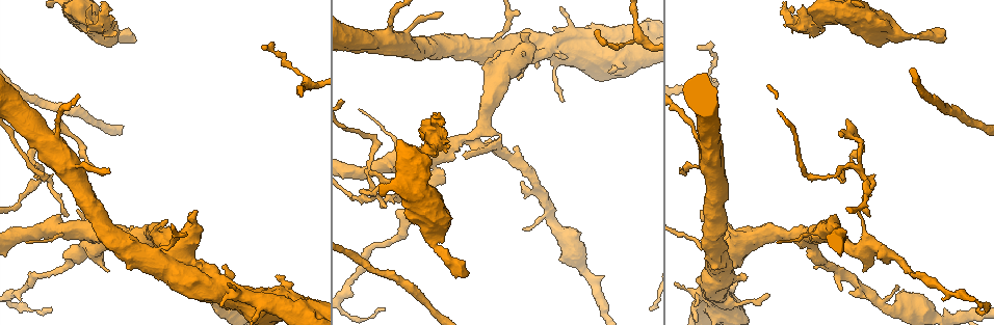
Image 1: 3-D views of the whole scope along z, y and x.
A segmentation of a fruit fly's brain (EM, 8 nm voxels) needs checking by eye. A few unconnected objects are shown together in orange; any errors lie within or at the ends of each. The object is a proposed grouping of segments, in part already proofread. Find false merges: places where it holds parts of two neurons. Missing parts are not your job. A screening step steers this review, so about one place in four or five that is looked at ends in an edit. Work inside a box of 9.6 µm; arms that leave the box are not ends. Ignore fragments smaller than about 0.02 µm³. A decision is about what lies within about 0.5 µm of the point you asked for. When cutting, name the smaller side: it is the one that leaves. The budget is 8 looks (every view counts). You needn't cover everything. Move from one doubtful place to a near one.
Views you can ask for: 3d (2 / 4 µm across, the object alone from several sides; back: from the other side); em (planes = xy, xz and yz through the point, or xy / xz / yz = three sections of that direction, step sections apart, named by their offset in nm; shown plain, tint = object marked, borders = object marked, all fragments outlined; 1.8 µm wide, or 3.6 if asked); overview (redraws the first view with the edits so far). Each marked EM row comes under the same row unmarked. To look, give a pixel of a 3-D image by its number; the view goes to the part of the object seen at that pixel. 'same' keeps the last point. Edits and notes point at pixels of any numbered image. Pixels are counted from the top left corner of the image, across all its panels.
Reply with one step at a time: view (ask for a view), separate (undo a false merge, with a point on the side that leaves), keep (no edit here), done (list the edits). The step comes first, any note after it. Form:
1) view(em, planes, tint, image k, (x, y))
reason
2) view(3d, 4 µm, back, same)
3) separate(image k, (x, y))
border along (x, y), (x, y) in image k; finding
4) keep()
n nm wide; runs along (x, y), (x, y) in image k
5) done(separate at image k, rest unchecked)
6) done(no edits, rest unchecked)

view(3d, 4 µm, image 1, (947, 292))
a narrow waist

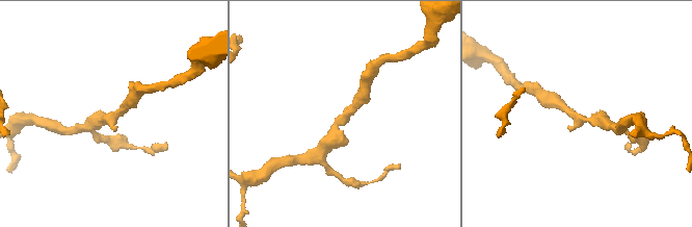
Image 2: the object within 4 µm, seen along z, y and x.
view(em, planes, tint, image 2, (348, 115))
shape alone is not enough

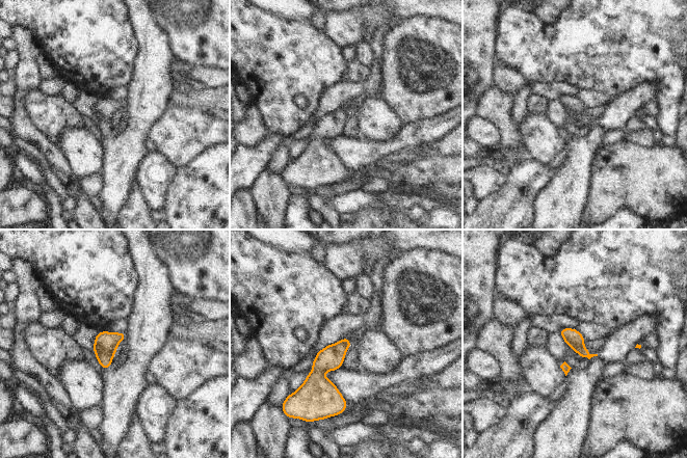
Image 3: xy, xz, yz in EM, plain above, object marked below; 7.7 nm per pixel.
keep()
one neuron here

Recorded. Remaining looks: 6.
view(em, planes, borders, image 1, (861, 167))
three-way junction

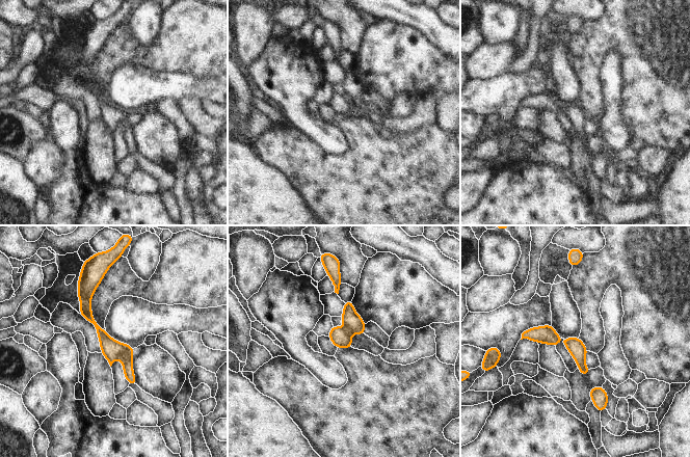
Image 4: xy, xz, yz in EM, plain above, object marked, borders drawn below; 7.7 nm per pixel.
separate(image 4, (127, 358))
border along (132, 352), (127, 352), (121, 358) in image 4; a second neuron is stuck on

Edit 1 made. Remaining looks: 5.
view(overview)

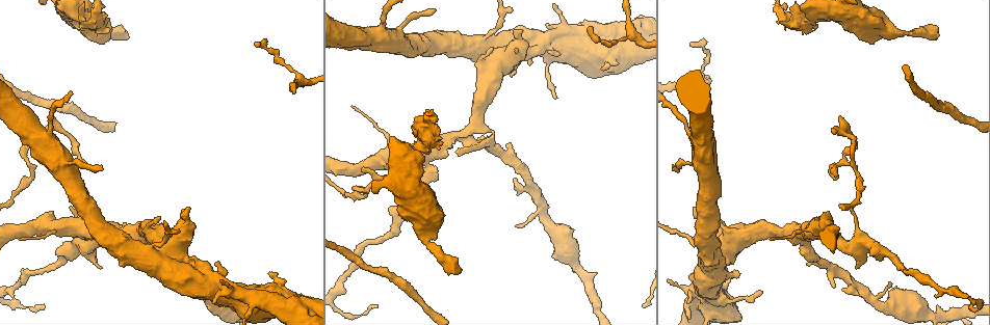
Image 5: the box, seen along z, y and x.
view(3d, 4 µm, back, image 5, (424, 154))
three-way junction

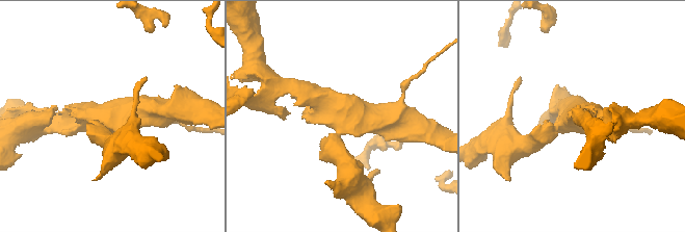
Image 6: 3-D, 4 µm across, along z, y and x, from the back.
view(em, planes, tint, image 6, (107, 117))
3 arms; arms of 280, 320, 460 nm

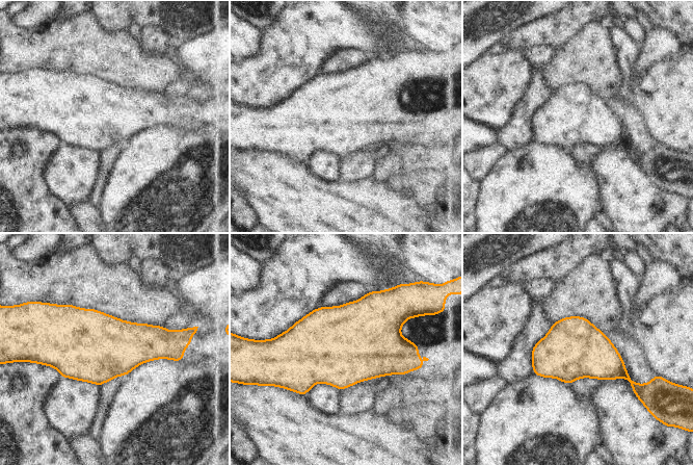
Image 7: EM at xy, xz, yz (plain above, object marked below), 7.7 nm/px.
separate(image 7, (647, 393))
460 nm wide; border along (624, 369), (621, 377) in image 7; a second neuron is stuck on

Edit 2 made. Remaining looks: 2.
done(separate at image 4, separate at image 7, rest unchecked)

